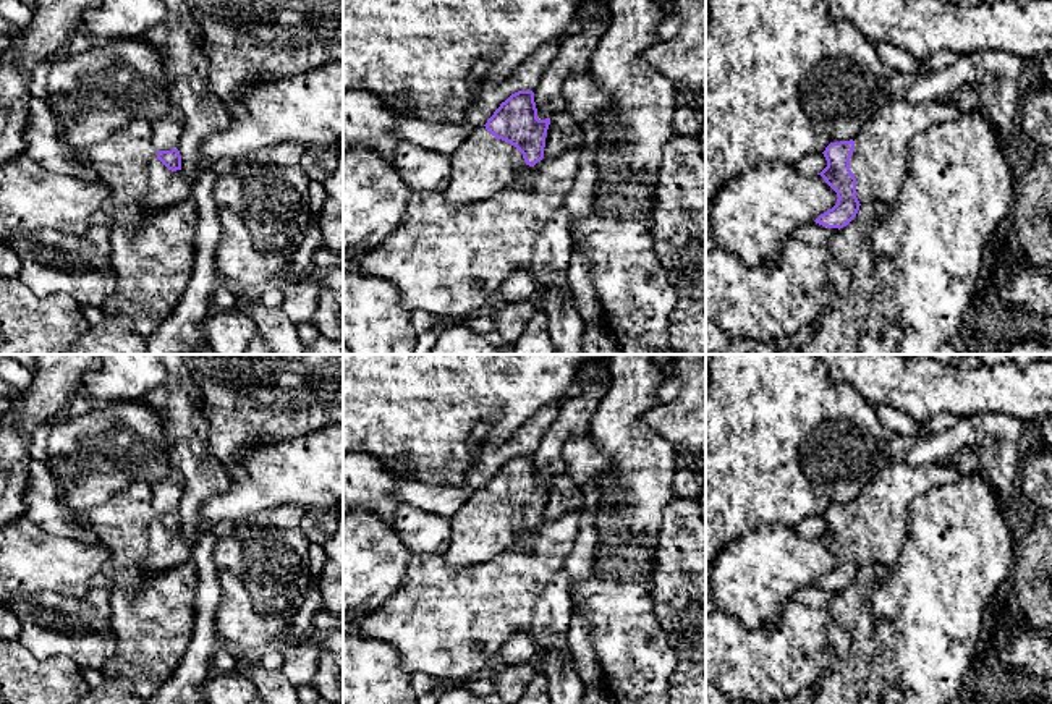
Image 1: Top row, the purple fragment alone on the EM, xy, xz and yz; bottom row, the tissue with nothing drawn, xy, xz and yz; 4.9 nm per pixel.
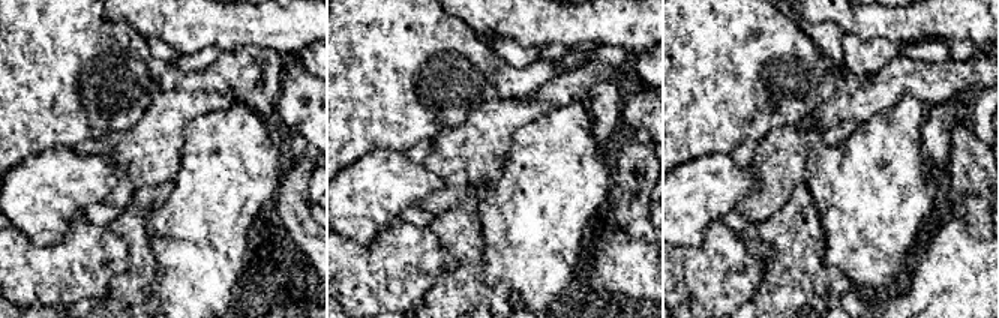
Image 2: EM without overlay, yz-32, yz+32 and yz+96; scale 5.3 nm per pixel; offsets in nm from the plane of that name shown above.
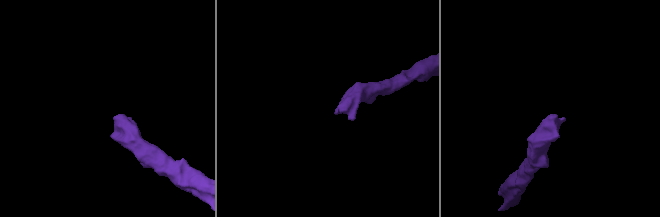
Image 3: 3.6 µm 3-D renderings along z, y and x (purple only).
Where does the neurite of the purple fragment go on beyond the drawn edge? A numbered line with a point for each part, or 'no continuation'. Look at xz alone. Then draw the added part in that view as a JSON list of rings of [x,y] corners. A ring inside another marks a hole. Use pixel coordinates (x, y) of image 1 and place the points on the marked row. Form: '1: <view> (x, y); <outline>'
1: xz (483, 165); [[[477,128],[452,155],[447,204],[461,207],[484,201],[513,184],[516,147]]]

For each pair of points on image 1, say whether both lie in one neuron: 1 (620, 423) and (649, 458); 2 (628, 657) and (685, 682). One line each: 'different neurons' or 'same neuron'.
1: same neuron
2: different neurons

